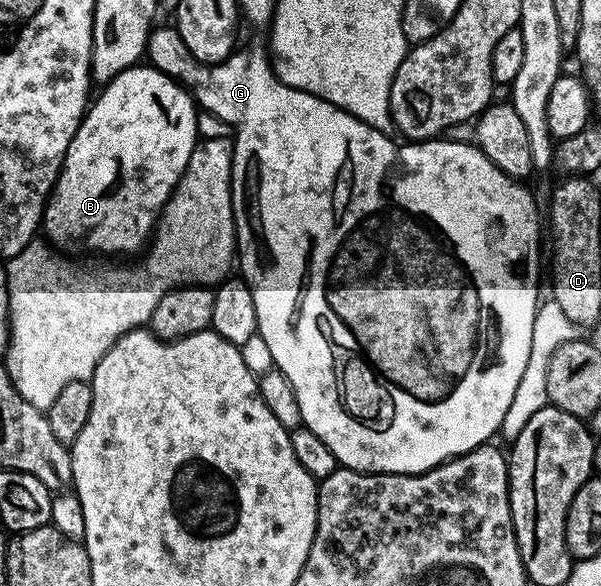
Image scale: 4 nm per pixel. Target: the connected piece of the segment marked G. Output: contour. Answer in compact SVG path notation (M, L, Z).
M174 26L168 28L153 27L148 36L148 47L146 49L146 60L153 68L160 72L165 72L172 80L178 80L189 92L192 93L193 100L203 111L210 116L216 116L222 122L226 122L232 127L234 133L234 143L232 145L232 209L236 219L236 247L238 249L238 268L241 268L243 279L247 280L254 294L254 310L256 311L256 330L259 339L264 339L264 344L268 347L268 352L272 355L275 371L286 374L290 386L294 386L294 398L298 398L298 410L302 410L304 419L303 427L308 428L330 450L336 455L337 465L353 468L355 472L397 472L403 476L413 476L419 472L429 472L446 460L454 456L465 456L470 450L480 447L481 444L489 443L500 430L502 418L506 418L506 410L510 410L510 401L514 399L514 390L518 390L518 382L522 379L522 370L526 370L526 361L530 358L530 334L534 334L534 318L538 307L536 300L536 287L540 284L540 224L542 228L542 212L536 209L536 200L532 197L532 192L527 188L527 183L513 180L490 158L481 148L476 147L475 143L468 142L463 144L460 140L448 140L449 138L433 138L419 142L399 142L395 144L391 135L380 132L376 128L371 128L366 122L354 118L346 110L318 98L314 94L306 94L294 86L286 86L276 76L276 69L272 67L270 52L267 47L260 44L248 44L237 47L232 55L227 56L220 64L203 64L201 60L195 60L186 50L186 42L178 34Z

